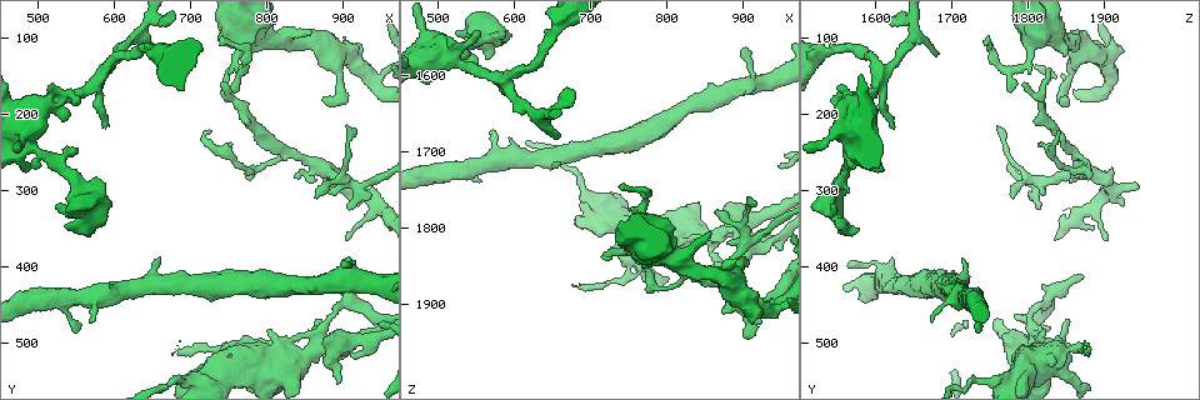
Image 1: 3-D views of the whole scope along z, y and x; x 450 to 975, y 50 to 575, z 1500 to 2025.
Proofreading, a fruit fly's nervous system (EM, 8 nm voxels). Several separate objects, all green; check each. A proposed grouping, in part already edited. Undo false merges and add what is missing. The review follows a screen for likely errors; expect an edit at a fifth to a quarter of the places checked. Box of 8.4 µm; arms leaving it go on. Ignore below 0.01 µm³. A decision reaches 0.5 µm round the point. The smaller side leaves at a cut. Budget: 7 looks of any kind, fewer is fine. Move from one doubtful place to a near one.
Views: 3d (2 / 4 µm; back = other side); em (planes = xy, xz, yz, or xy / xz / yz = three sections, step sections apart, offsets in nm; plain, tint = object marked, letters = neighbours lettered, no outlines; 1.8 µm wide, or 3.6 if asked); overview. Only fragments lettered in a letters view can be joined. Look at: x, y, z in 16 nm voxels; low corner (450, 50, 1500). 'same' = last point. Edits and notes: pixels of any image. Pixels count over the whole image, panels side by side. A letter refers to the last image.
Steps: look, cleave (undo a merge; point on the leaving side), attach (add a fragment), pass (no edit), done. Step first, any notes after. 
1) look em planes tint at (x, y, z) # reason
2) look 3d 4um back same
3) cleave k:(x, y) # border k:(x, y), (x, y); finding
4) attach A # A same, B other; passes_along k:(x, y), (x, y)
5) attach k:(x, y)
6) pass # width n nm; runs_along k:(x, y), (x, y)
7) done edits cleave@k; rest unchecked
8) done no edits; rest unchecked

look 3d 2um at (840, 285, 1855) # an open end

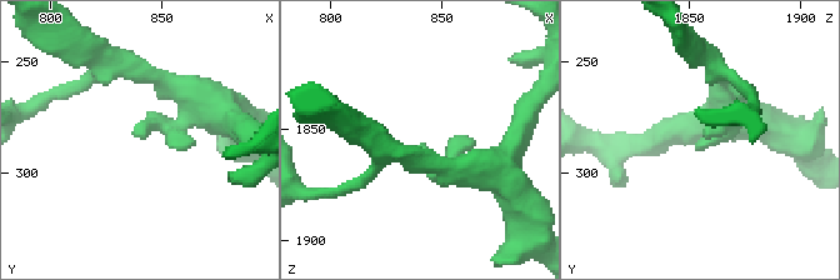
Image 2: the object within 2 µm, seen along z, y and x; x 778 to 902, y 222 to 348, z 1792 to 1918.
look em yz step 4 letters at (839, 282, 1858) # arms 3; now the EM

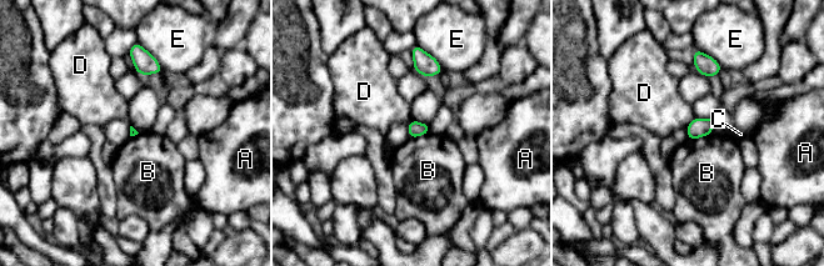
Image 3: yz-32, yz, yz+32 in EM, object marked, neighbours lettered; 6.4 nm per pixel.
look em planes letters same

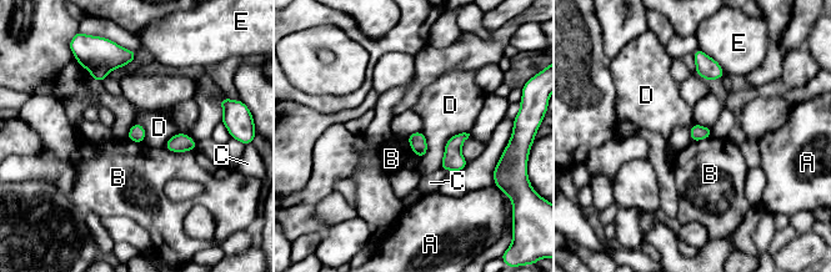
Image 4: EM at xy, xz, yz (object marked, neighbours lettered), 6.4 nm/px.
pass # width 100 nm; A other, B other, C other, D other, E other; border 4:(164, 147), (171, 151), (196, 149); none of them fits

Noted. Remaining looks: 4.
look em planes letters at (520, 180, 1575) # thick turns thin

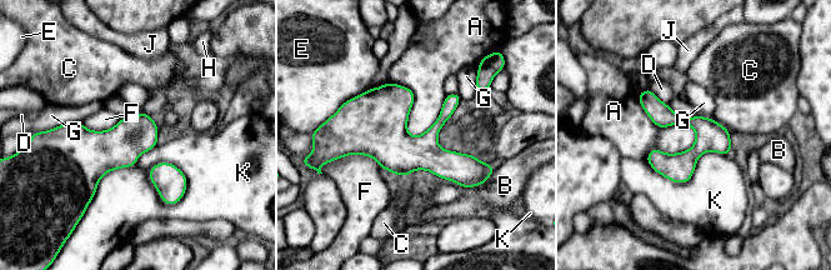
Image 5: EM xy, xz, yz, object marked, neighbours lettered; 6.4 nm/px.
pass # A other, B other, C other, D other, E other, F other, G other, H other, J other, K other; border 5:(637, 94), (694, 145); continuous, no second neuron

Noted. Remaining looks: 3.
look 3d 2um at (900, 400, 1565) # an open end

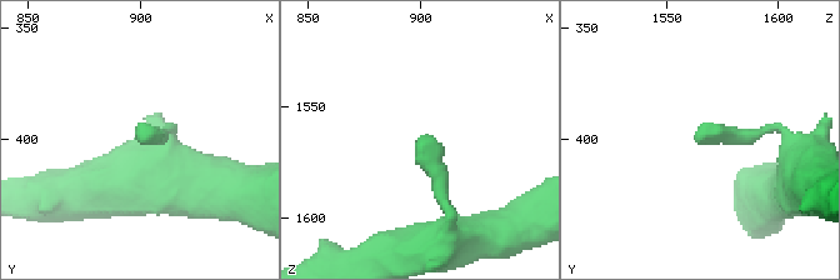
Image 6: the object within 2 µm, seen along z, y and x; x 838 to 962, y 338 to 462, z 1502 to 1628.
look em planes plain at (899, 400, 1564)

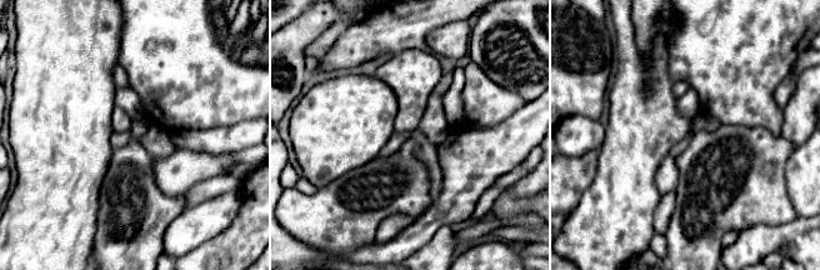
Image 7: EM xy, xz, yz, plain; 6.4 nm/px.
look em planes letters same

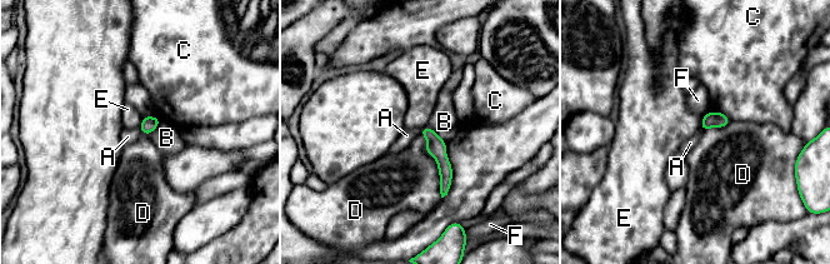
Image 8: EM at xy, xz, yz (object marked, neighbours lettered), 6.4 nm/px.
pass # A other, B other, C other, D other, E other, F other; runs_along 8:(425, 130), (444, 164), (444, 192); no lettered fragment goes on from it

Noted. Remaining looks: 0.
done no edits; rest unchecked

